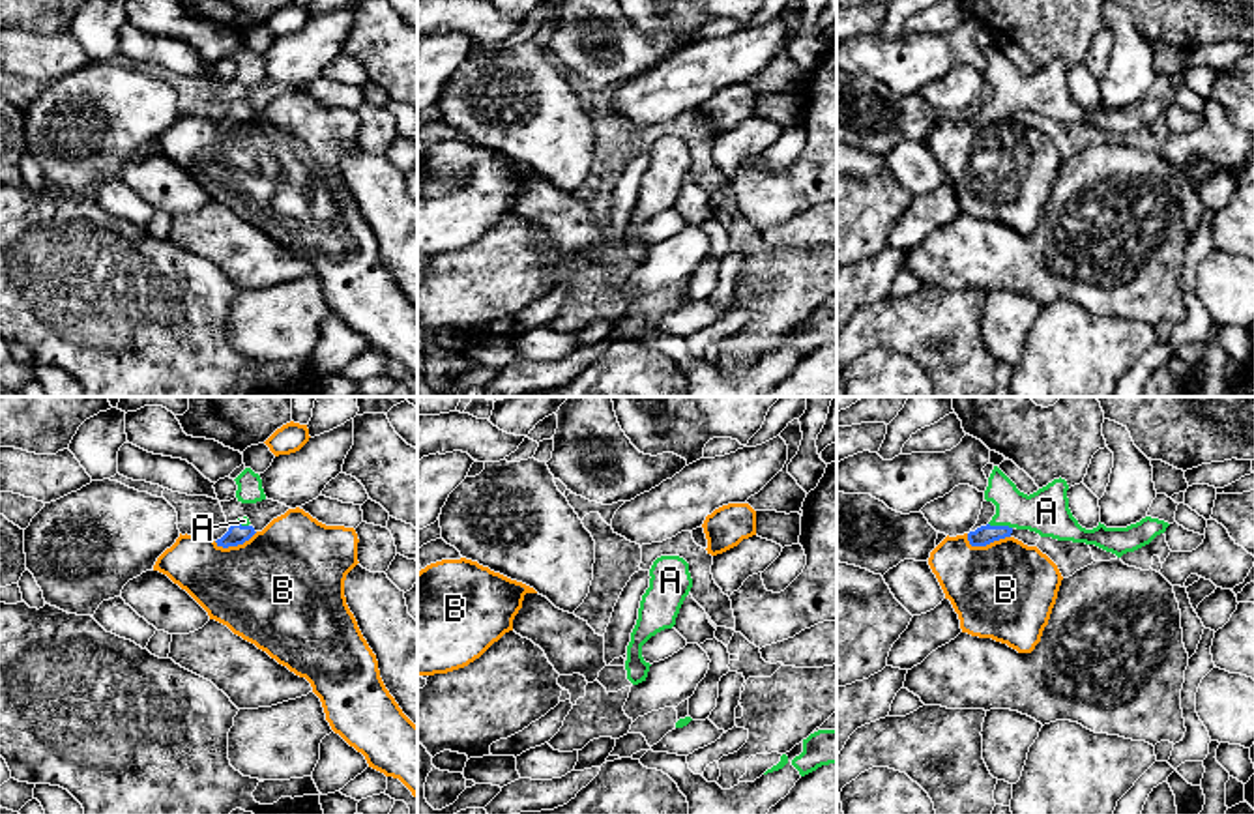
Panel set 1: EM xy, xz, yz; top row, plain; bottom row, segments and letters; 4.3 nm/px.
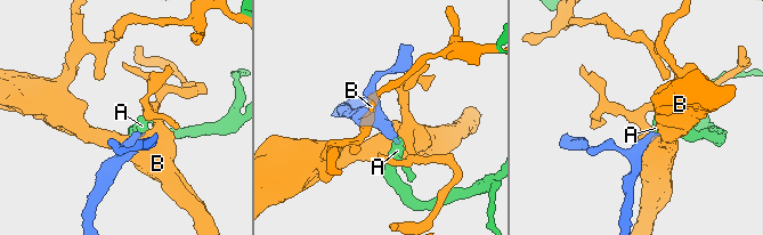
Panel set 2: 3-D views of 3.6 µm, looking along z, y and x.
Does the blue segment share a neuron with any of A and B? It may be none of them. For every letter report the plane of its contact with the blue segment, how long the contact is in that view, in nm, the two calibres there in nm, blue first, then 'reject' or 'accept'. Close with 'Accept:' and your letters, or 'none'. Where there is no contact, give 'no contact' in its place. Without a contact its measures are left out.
A: meets blue in yz; contact 110 nm long; 90 nm thick on the blue side, 190 nm on the other; accept
B: meets blue in yz; contact 190 nm long; 90 nm thick on the blue side, 420 nm on the other; reject
Accept: A

